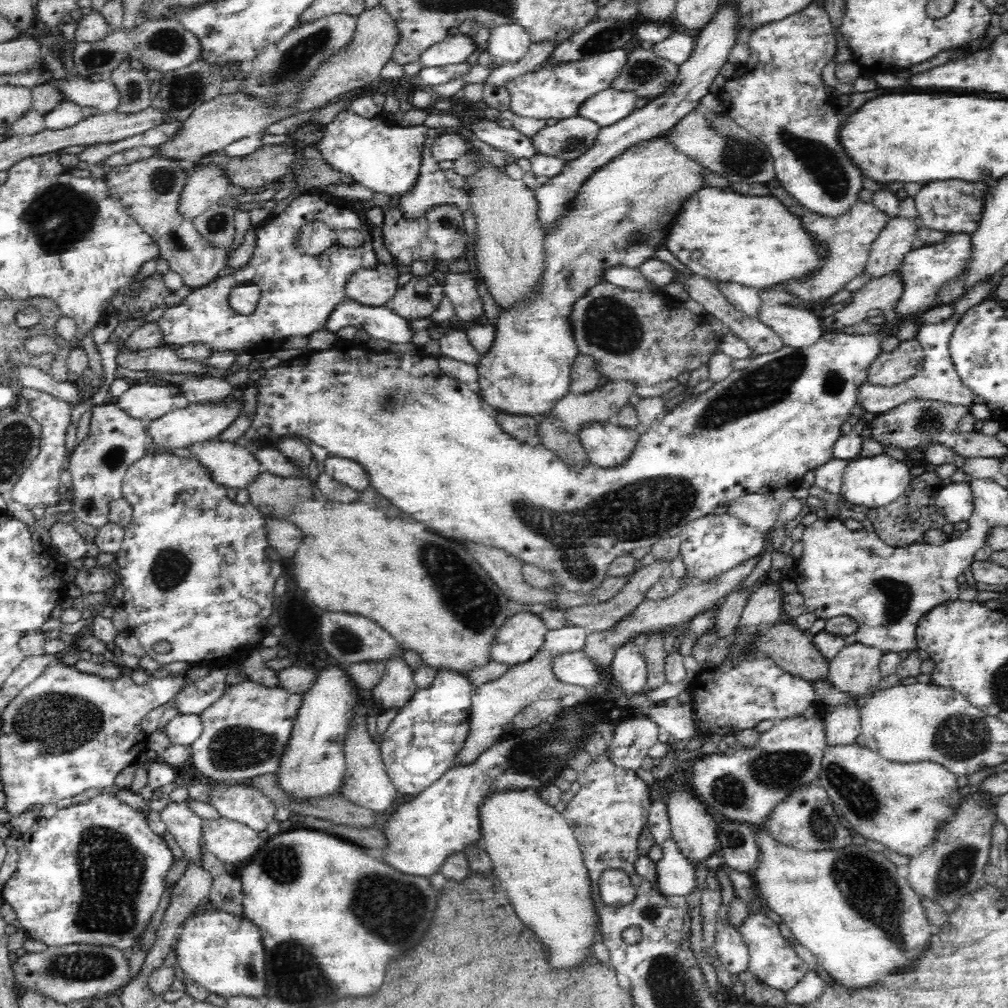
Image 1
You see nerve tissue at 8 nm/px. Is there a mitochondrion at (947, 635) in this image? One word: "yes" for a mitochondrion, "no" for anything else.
no

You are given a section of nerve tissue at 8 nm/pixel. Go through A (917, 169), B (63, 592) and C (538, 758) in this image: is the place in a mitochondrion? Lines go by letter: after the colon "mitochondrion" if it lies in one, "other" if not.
A: other
B: other
C: mitochondrion

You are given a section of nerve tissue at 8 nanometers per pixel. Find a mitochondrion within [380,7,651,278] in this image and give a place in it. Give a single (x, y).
(604, 36)

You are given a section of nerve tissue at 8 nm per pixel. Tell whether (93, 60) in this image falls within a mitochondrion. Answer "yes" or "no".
yes

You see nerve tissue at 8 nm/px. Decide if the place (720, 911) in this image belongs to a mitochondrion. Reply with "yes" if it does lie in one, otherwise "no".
no

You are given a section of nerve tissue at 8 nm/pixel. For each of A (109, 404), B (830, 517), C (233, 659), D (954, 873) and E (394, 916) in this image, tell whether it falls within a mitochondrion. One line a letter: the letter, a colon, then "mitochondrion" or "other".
A: other
B: other
C: other
D: mitochondrion
E: mitochondrion

